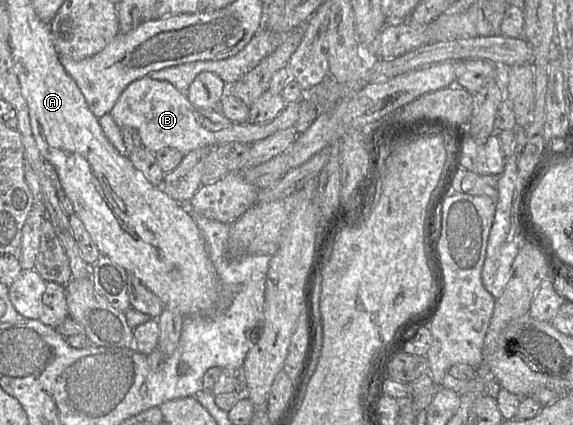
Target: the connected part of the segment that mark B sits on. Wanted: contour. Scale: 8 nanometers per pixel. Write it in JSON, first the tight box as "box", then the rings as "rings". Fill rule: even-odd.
{"box":[110,75,300,155],"rings":[[[148,75],[130,83],[119,96],[110,114],[120,127],[137,130],[141,145],[157,153],[165,147],[173,147],[184,155],[200,147],[217,147],[229,142],[254,144],[280,130],[292,127],[299,115],[300,102],[287,103],[283,110],[265,124],[235,123],[225,117],[219,108],[194,107],[187,96],[170,82],[151,79]]]}

